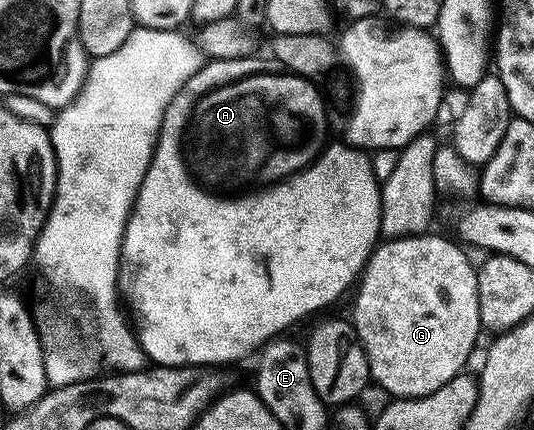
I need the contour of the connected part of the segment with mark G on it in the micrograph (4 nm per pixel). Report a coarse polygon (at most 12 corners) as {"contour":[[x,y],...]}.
{"contour":[[453,238],[379,242],[352,326],[371,380],[415,399],[482,327]]}

